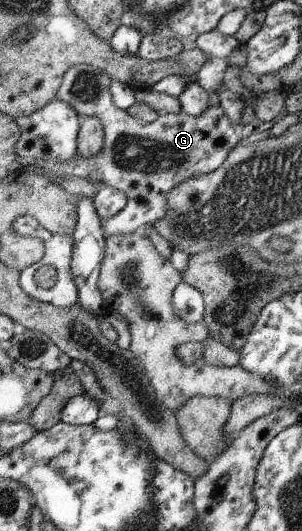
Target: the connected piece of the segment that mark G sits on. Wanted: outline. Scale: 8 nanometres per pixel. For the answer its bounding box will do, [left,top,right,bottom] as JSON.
[34,29,241,237]

